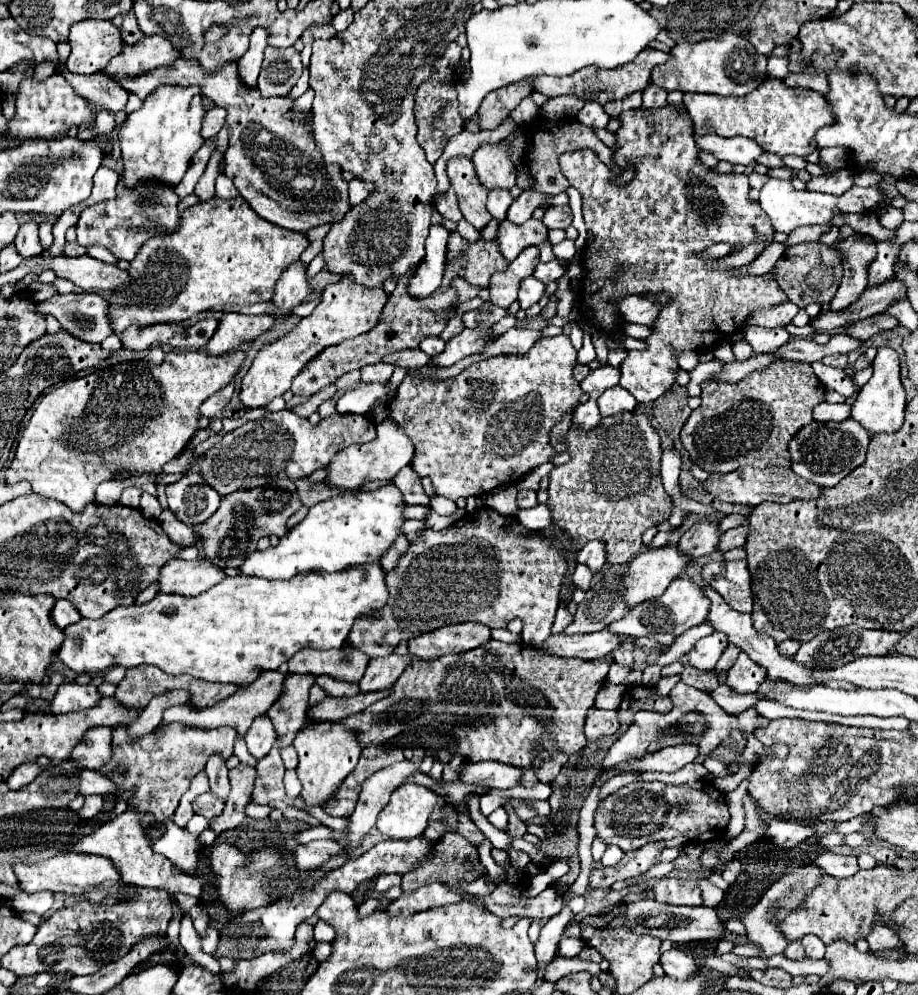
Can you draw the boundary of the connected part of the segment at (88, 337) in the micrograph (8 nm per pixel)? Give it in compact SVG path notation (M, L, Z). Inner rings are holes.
M94 292L56 294L38 304L42 314L58 318L62 328L86 342L102 342L110 336L110 318L106 316L106 300Z

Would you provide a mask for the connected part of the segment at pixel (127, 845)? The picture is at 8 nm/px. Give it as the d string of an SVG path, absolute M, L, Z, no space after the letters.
M128 806L126 812L122 812L120 816L116 816L114 820L108 820L106 824L102 824L94 834L90 836L84 836L80 842L76 842L74 846L66 846L66 848L60 848L60 850L54 850L54 848L48 848L44 852L36 852L36 854L30 854L26 860L28 862L34 862L34 860L42 860L46 856L54 856L56 852L64 852L64 850L74 850L74 852L92 852L92 854L100 854L100 856L106 856L108 860L114 862L116 870L120 872L122 876L122 882L130 882L130 884L138 884L138 886L144 886L144 888L162 888L170 894L176 894L176 892L184 892L184 894L190 894L190 896L196 896L199 900L202 894L202 884L198 878L194 876L188 876L188 874L178 874L178 876L172 876L172 862L160 854L154 854L152 848L150 848L150 842L148 838L142 834L142 828L138 824L138 816L140 812L134 808L134 806Z

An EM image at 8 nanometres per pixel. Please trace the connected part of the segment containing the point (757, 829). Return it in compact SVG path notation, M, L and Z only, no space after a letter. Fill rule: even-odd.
M744 796L744 808L746 810L745 828L737 838L727 842L726 848L724 848L719 856L718 862L720 865L726 864L735 857L738 851L764 837L764 821L761 819L750 796Z

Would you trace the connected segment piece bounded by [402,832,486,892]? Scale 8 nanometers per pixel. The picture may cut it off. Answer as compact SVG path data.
M446 832L442 836L442 844L438 844L432 860L422 864L422 868L416 868L414 872L408 872L402 876L402 890L412 892L414 888L418 888L422 884L432 884L432 882L442 882L442 884L456 884L458 880L474 882L480 876L486 876L486 868L478 858L476 846L470 844L466 838L458 836L456 832Z

